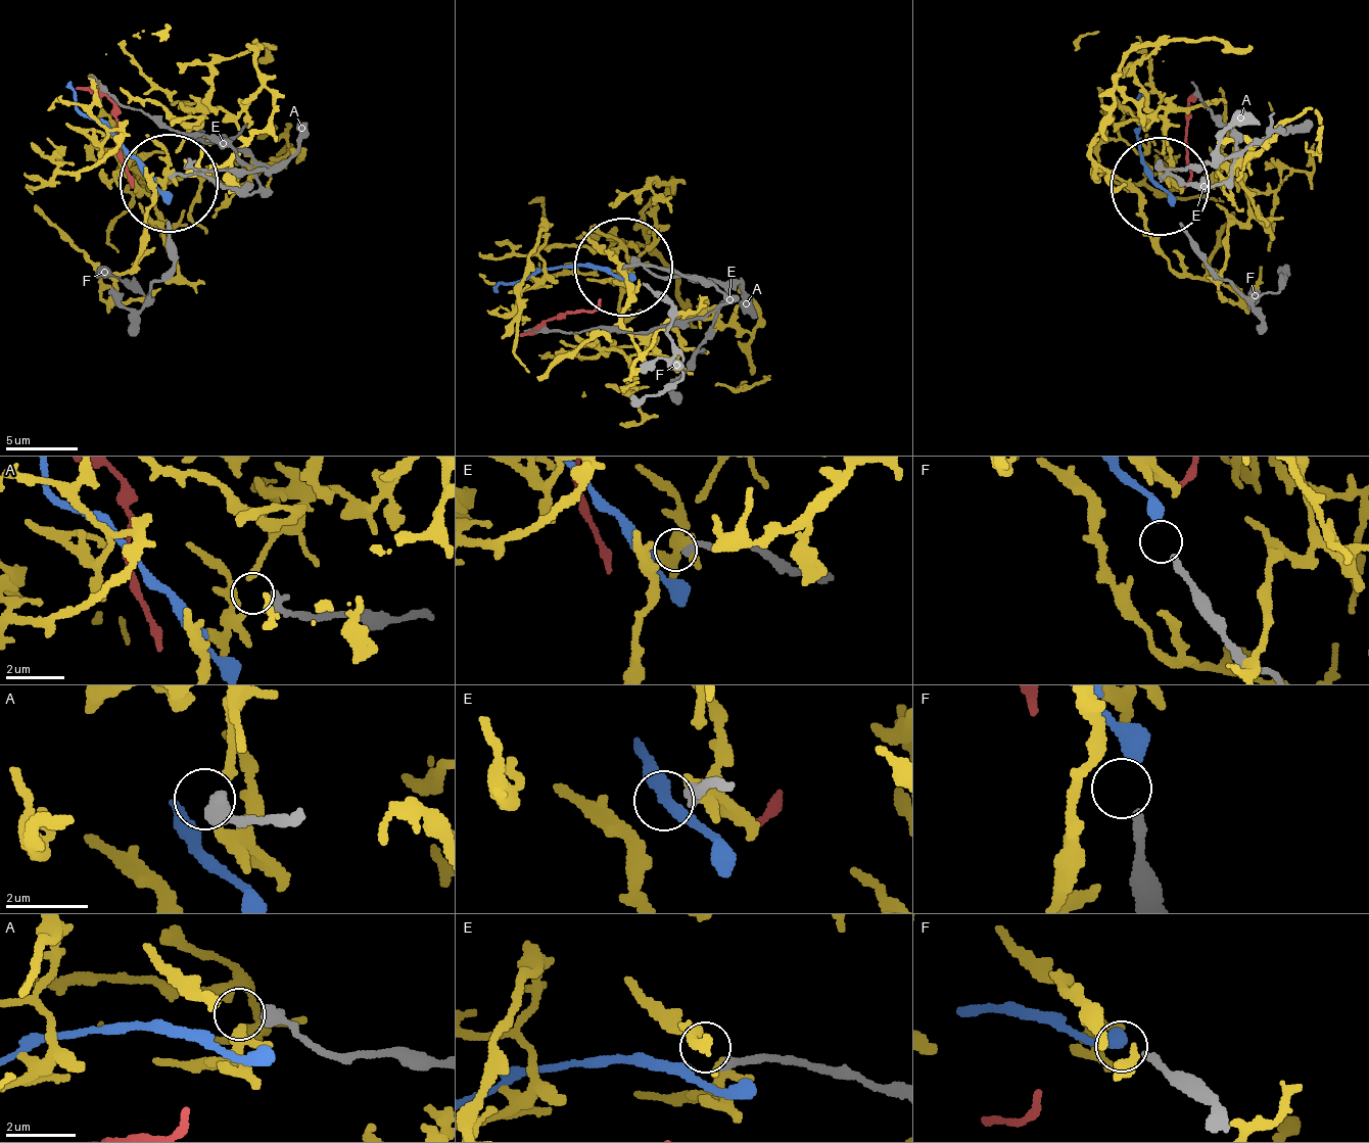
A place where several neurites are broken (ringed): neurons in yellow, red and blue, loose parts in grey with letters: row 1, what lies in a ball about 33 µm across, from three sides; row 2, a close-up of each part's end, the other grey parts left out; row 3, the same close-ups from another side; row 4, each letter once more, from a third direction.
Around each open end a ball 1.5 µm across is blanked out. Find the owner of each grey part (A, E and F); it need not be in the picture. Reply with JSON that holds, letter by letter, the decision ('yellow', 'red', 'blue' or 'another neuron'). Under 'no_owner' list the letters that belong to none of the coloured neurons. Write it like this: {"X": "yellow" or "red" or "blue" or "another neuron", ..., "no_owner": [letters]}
{"A": "another neuron", "E": "another neuron", "F": "blue", "no_owner": ["A", "E"]}

